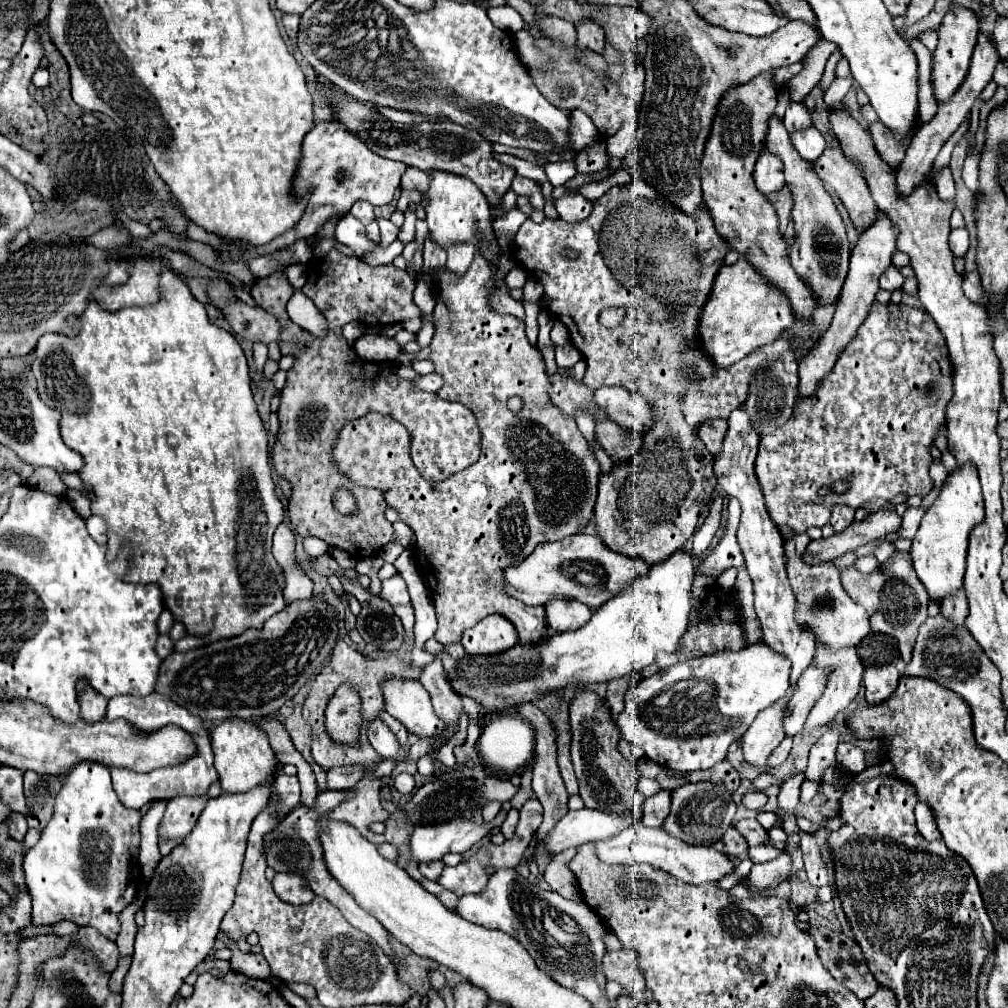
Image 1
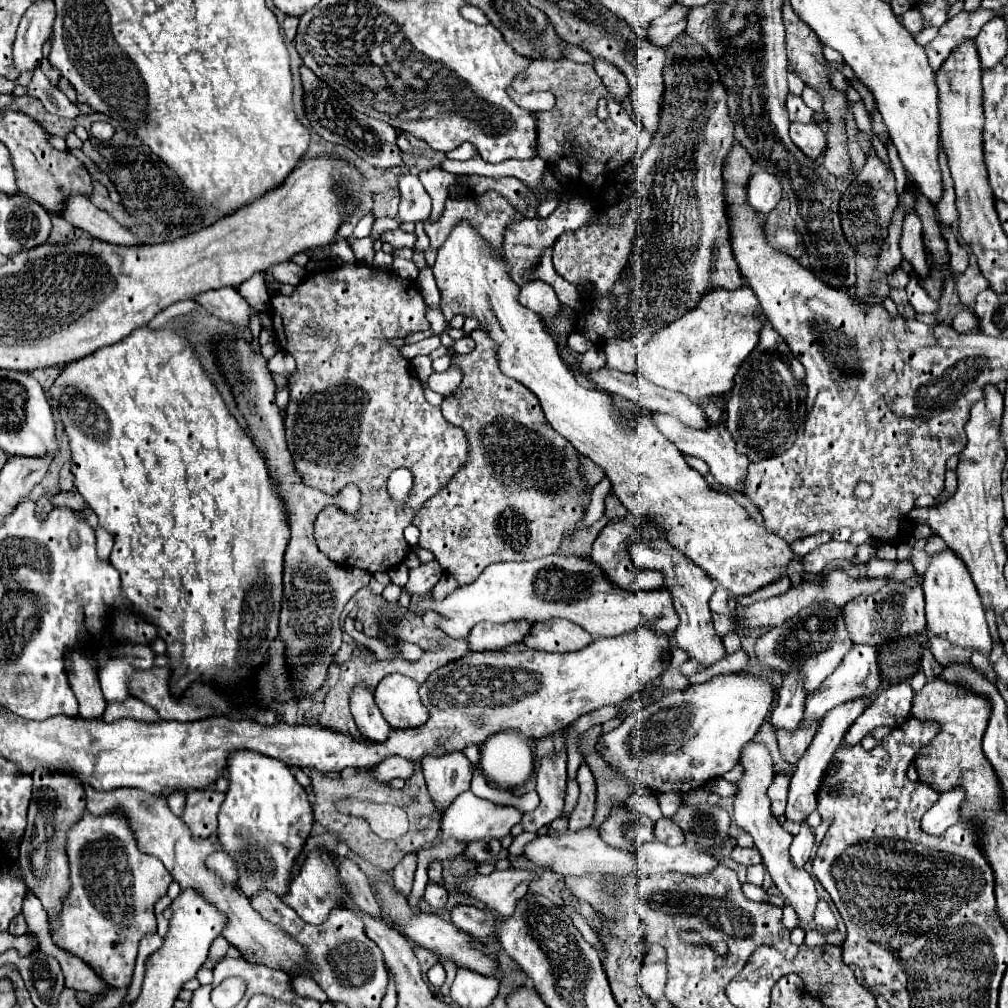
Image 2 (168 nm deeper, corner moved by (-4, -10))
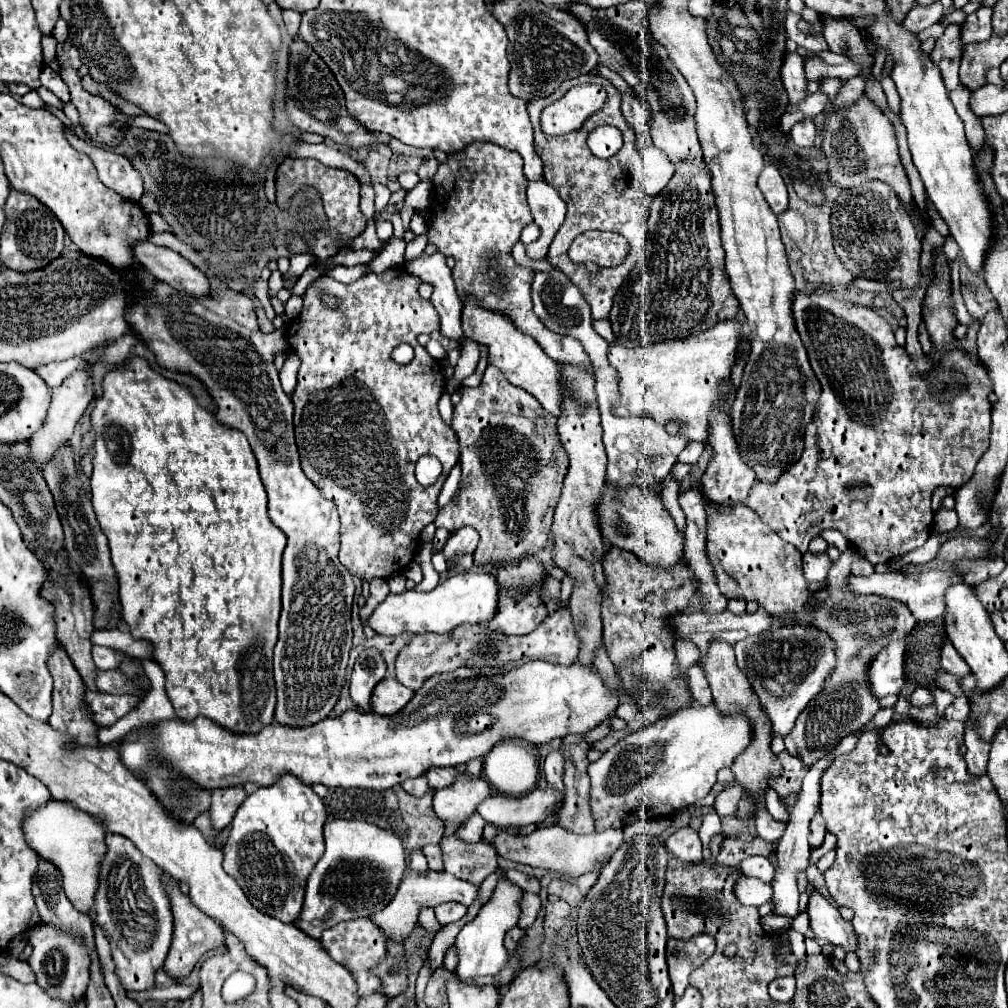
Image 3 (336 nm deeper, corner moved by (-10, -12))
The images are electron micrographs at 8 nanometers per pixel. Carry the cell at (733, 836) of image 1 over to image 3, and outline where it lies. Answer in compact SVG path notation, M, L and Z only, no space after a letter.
M749 857L749 859L745 859L741 863L741 871L747 877L757 877L757 879L761 879L765 883L771 883L775 869L773 869L773 865L771 865L771 861L767 857Z

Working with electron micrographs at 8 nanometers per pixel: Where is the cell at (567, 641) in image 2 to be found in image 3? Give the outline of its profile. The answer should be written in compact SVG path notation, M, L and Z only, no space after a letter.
M561 605L553 613L549 613L547 619L533 633L519 635L519 637L513 635L509 637L497 631L489 631L487 623L463 623L461 627L455 627L449 635L427 633L427 635L411 637L411 641L397 655L395 675L405 687L417 691L421 689L425 679L467 665L497 667L503 671L511 671L511 667L515 663L521 663L521 659L529 659L529 661L541 659L549 663L569 665L577 659L577 653L579 653L579 639L575 635L571 613L565 605Z

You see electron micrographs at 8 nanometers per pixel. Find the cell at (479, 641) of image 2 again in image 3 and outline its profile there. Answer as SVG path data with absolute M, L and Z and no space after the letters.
M525 557L517 565L507 565L503 569L491 569L489 571L501 587L501 607L497 607L497 617L489 621L489 629L505 635L525 635L539 627L539 623L547 617L547 607L541 603L541 597L537 595L537 587L541 585L541 579L545 579L547 571L543 563L537 561L537 557Z

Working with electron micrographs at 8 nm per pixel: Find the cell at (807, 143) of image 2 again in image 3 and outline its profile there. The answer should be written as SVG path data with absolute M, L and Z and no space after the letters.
M803 119L793 125L793 143L797 147L813 147L815 141L815 125L811 119Z

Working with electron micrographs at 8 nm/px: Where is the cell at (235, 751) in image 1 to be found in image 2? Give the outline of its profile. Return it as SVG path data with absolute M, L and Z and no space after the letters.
M231 751L225 771L229 789L219 811L219 845L239 861L239 887L243 895L251 897L263 887L283 895L287 893L289 871L313 825L307 793L283 761L257 751Z

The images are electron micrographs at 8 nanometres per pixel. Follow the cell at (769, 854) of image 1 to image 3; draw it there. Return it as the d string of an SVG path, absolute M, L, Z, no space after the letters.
M741 875L737 879L737 887L735 887L735 895L741 903L751 905L751 907L759 907L763 903L767 903L767 899L771 899L771 885L753 879L753 877L745 877Z

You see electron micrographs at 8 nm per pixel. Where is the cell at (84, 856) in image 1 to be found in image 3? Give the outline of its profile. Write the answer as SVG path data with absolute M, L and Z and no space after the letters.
M107 835L107 855L101 863L95 897L97 923L103 927L115 961L115 973L125 989L145 991L155 983L155 971L163 965L171 947L173 915L169 897L161 885L163 869L147 859L127 837Z

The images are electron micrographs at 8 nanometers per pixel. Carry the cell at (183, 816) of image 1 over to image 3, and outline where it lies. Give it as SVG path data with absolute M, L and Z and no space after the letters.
M243 785L237 787L225 787L225 789L217 789L213 791L213 803L209 809L209 817L213 821L215 829L225 829L233 815L237 813L237 807L243 803L243 799L247 797Z

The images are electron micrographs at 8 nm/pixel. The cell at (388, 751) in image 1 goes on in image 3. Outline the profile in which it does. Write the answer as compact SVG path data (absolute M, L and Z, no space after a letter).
M365 649L359 653L351 675L351 697L361 711L371 711L371 691L387 675L387 663L377 649Z

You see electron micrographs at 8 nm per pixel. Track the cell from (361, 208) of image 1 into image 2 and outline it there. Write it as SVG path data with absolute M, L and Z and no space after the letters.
M395 229L395 231L383 231L379 241L385 241L393 247L415 247L417 237L415 237L415 233L405 233L401 229Z

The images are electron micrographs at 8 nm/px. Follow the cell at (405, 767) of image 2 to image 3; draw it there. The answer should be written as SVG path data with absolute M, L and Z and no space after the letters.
M445 767L445 769L429 769L425 773L425 777L429 779L429 785L433 789L441 789L441 787L449 787L453 783L453 779L457 777L457 771L461 769L455 769L455 767Z

